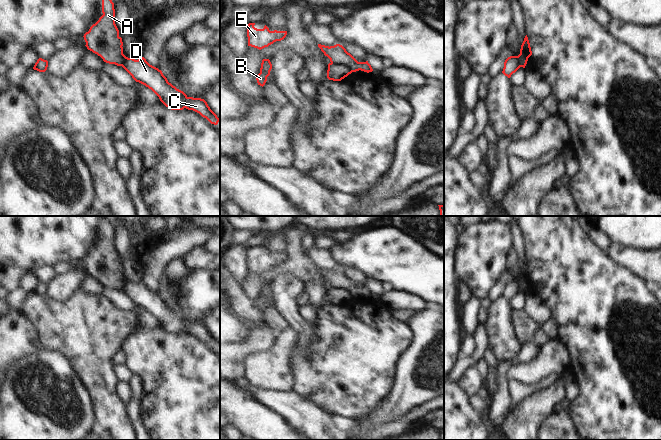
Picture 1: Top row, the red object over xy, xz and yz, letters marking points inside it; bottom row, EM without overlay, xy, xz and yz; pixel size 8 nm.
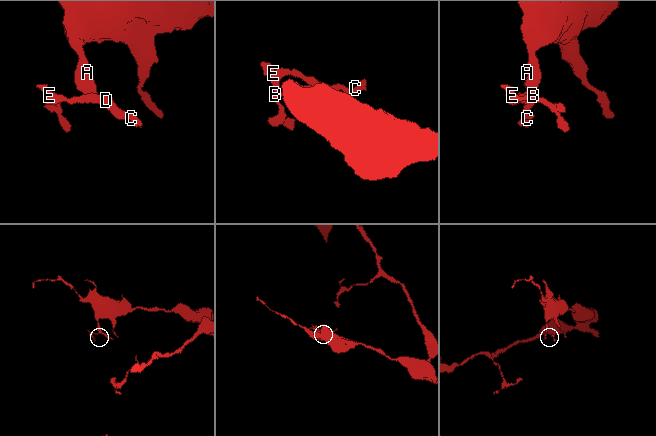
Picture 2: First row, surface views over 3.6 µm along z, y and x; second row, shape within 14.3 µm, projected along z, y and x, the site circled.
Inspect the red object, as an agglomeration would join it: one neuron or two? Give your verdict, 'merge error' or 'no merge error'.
merge error

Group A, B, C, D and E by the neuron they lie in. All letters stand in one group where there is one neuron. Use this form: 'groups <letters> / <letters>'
groups A / B C D E

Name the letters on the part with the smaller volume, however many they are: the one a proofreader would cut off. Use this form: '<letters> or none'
B, C, D, E

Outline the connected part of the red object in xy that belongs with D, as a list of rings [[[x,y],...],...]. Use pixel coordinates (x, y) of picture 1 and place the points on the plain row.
[[[127,281],[121,290],[136,306],[151,313],[169,333],[183,334],[186,332],[193,334],[211,348],[218,348],[219,342],[204,323],[188,321],[183,315],[169,307],[162,295],[150,289],[144,281],[138,284]]]

